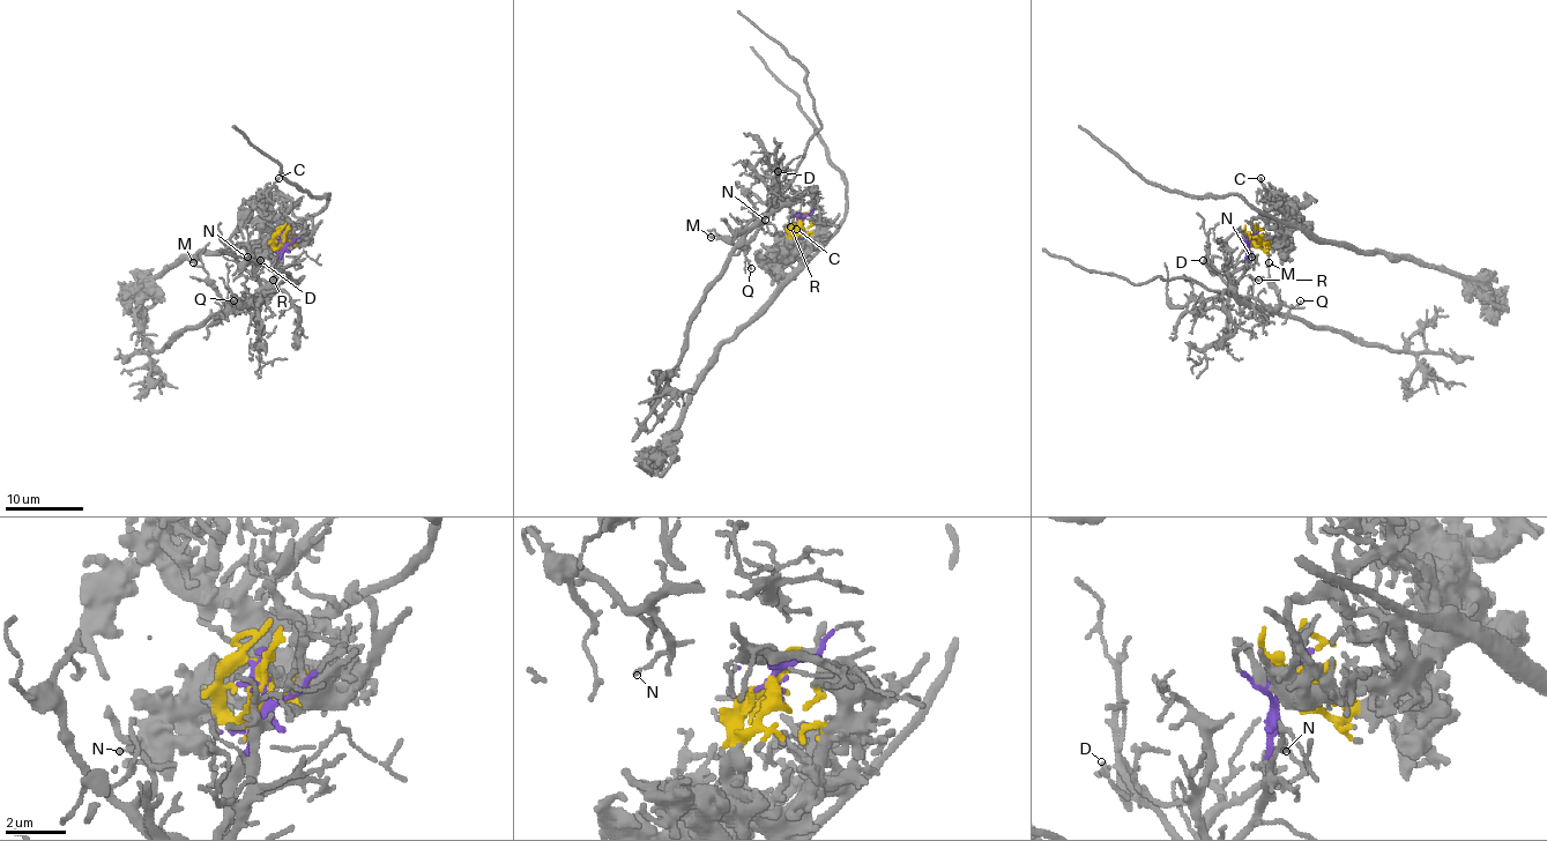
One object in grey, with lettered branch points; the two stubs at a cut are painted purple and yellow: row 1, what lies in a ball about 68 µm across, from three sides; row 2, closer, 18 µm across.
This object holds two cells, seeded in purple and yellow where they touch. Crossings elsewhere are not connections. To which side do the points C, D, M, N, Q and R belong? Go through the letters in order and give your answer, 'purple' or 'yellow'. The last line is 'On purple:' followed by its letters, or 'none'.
C: yellow
D: purple
M: purple
N: purple
Q: purple
R: purple
On purple: D, M, N, Q, R

